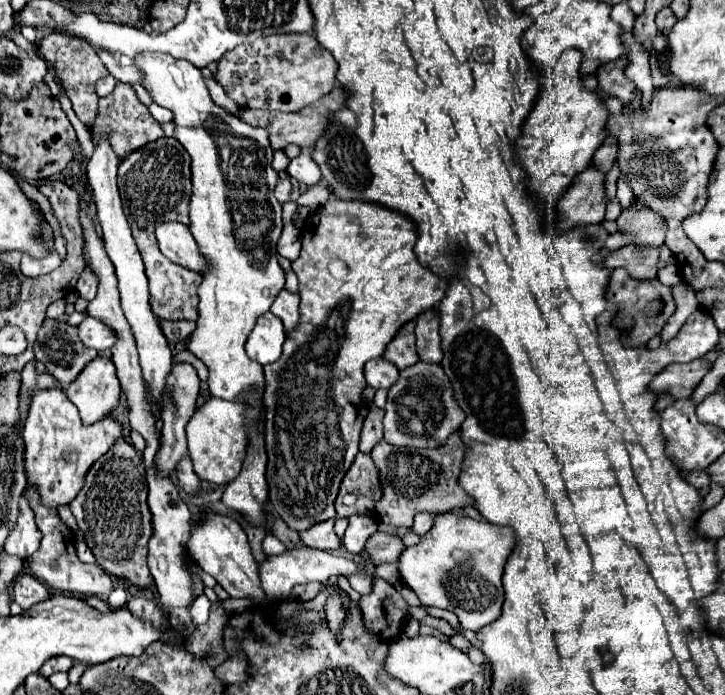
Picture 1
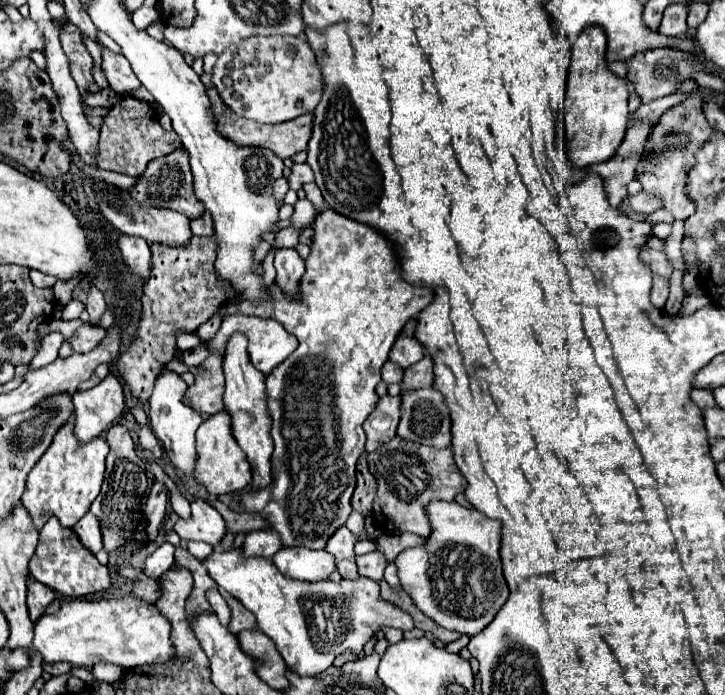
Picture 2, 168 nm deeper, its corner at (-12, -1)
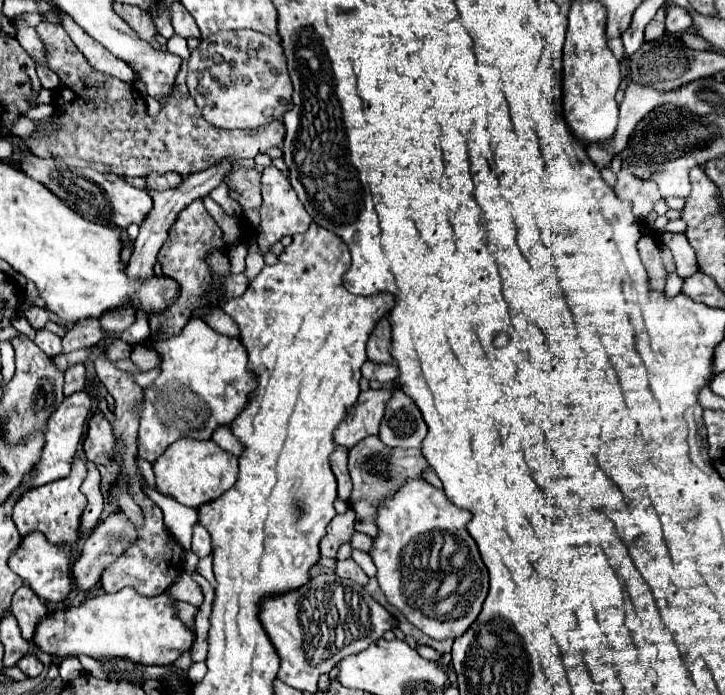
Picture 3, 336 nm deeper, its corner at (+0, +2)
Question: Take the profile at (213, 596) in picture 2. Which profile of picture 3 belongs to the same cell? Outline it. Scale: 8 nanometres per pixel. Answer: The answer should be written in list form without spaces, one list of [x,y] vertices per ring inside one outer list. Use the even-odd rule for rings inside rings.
[[[182,573],[168,591],[172,591],[170,595],[176,597],[178,601],[186,601],[186,603],[190,603],[194,607],[200,607],[202,605],[202,599],[204,599],[198,583],[194,583],[192,577],[186,575],[186,573]]]

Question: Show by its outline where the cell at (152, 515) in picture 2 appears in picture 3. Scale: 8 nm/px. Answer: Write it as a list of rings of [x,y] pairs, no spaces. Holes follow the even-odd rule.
[[[116,511],[112,515],[108,515],[104,521],[100,521],[88,535],[88,539],[82,545],[82,553],[78,555],[78,559],[72,563],[72,579],[74,585],[82,591],[88,591],[90,587],[94,587],[100,581],[100,571],[110,565],[118,555],[124,553],[124,549],[136,539],[136,529],[132,527],[130,521],[126,521],[126,515],[122,511]]]

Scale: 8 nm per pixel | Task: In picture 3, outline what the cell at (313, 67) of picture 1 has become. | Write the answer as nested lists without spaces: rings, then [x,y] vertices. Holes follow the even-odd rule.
[[[250,29],[218,31],[212,35],[212,39],[202,39],[200,45],[190,53],[186,85],[204,119],[220,129],[258,129],[260,125],[282,119],[282,115],[292,107],[292,83],[288,77],[282,43]]]

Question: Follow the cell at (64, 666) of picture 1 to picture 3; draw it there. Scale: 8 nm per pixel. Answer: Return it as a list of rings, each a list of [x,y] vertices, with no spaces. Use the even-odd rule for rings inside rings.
[[[24,655],[24,659],[20,663],[16,663],[16,667],[26,675],[26,677],[38,677],[44,669],[44,665],[34,657],[34,655]]]

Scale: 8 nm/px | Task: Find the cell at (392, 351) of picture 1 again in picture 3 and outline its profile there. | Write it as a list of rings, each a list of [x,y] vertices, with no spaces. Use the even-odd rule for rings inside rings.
[[[382,317],[370,339],[368,339],[368,359],[374,363],[394,363],[390,355],[390,323],[388,317]]]

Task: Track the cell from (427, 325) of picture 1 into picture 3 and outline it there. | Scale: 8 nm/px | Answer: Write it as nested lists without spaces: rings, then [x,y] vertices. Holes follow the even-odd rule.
[[[386,387],[384,389],[368,389],[362,391],[358,401],[352,405],[340,427],[334,431],[334,439],[342,447],[354,447],[368,435],[378,435],[378,425],[382,421],[386,401],[390,399]]]

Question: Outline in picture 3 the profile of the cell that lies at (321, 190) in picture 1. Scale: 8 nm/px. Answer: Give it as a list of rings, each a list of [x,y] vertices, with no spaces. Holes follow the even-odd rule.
[[[248,253],[248,257],[246,257],[246,271],[244,271],[244,275],[248,277],[248,281],[252,281],[252,279],[262,271],[262,267],[264,267],[262,255],[258,255],[258,253]]]

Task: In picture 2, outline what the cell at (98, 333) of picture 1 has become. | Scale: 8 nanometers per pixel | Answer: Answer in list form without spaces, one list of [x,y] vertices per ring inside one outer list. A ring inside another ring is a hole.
[[[84,324],[74,332],[74,336],[70,338],[70,344],[74,352],[88,352],[88,350],[94,350],[104,340],[104,334],[106,334],[106,328]]]

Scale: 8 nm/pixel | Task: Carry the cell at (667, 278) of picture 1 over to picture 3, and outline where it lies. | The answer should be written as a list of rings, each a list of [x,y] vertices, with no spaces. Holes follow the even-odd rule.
[[[670,273],[668,279],[666,279],[666,289],[664,289],[664,291],[666,291],[668,295],[676,295],[676,293],[680,293],[682,283],[684,283],[684,279],[680,279],[676,273]]]

